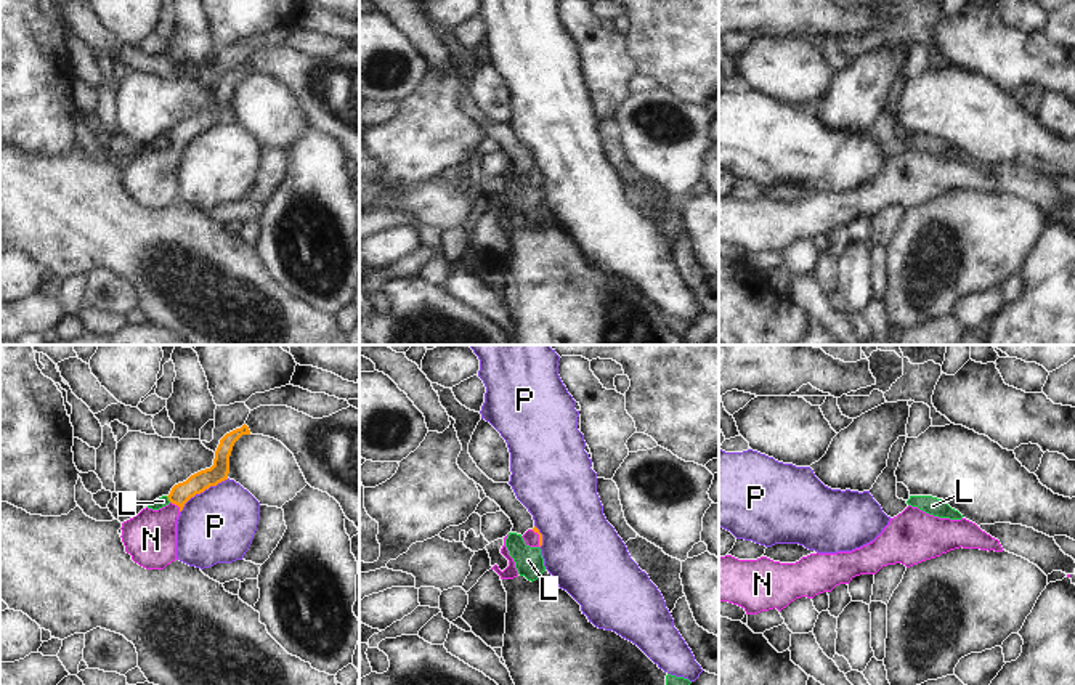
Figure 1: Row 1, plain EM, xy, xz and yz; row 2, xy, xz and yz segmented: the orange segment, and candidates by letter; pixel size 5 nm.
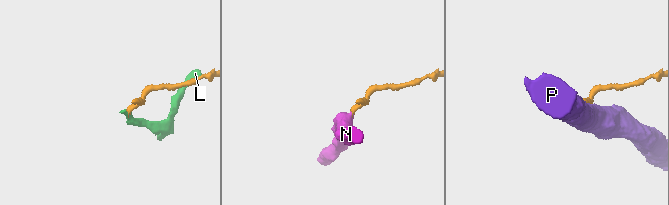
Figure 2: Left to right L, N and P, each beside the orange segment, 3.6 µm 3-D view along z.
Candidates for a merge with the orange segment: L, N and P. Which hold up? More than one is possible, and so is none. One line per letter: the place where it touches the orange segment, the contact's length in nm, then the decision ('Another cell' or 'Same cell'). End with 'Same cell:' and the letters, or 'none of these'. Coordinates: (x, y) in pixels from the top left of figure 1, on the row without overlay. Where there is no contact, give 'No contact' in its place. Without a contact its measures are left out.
L: Touches orange at xy (169, 140). Shared border 40 nm. Another cell
N: Touches orange at xy (177, 145). Shared border 80 nm. Same cell
P: Touches orange at xy (202, 132). Shared border 300 nm. Another cell
Same cell: N.

